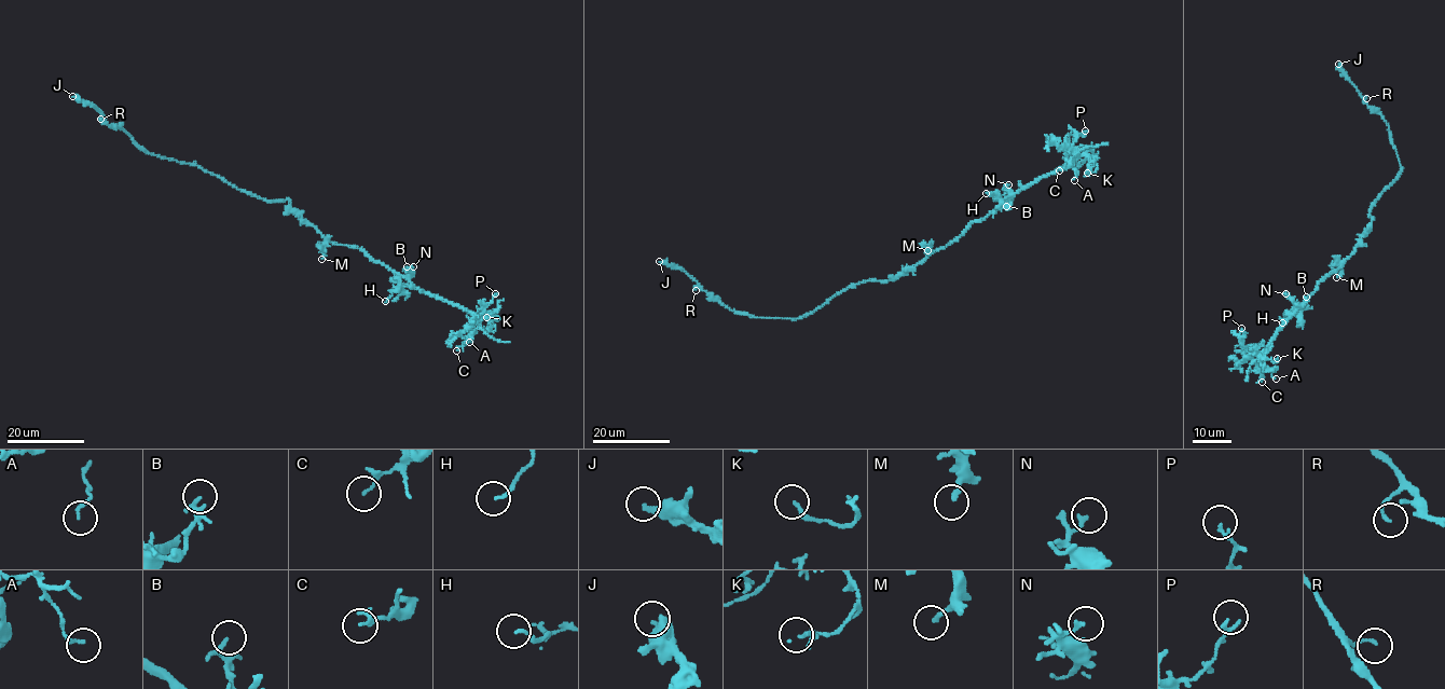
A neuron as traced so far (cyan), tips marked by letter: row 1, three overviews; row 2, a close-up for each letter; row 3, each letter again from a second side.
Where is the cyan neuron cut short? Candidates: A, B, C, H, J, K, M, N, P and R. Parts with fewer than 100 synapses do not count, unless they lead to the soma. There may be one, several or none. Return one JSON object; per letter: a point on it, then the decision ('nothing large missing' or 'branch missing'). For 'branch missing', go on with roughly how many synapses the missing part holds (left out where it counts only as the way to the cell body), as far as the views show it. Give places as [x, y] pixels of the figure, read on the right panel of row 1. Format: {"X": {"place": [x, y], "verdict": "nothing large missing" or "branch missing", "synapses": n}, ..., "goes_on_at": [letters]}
{"A": {"place": [1276, 379], "verdict": "nothing large missing"}, "B": {"place": [1306, 297], "verdict": "nothing large missing"}, "C": {"place": [1262, 382], "verdict": "nothing large missing"}, "H": {"place": [1282, 322], "verdict": "nothing large missing"}, "J": {"place": [1338, 64], "verdict": "nothing large missing"}, "K": {"place": [1277, 358], "verdict": "nothing large missing"}, "M": {"place": [1336, 277], "verdict": "nothing large missing"}, "N": {"place": [1285, 293], "verdict": "nothing large missing"}, "P": {"place": [1241, 328], "verdict": "nothing large missing"}, "R": {"place": [1366, 98], "verdict": "nothing large missing"}, "goes_on_at": []}

